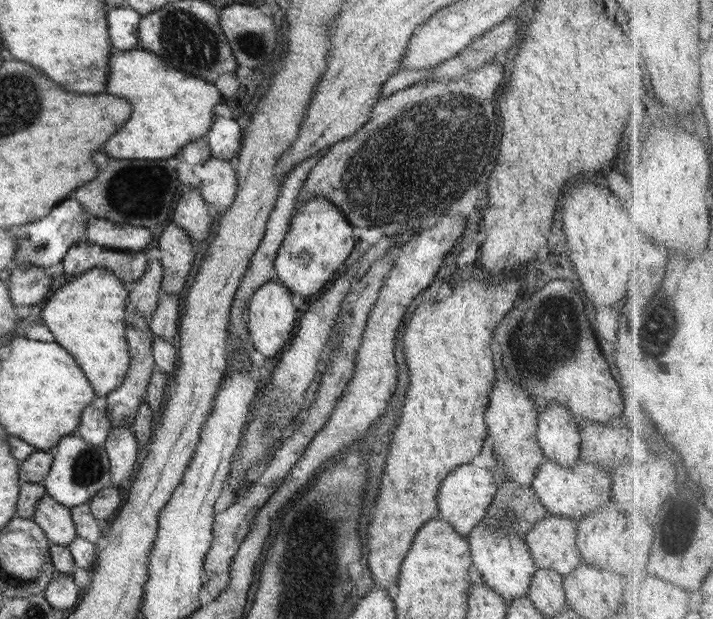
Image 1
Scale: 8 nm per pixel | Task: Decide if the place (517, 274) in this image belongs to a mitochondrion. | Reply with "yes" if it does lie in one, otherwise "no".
no

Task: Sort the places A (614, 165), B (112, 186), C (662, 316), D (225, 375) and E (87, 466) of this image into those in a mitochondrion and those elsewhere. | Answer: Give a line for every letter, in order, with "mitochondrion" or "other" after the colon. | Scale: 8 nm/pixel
A: other
B: mitochondrion
C: mitochondrion
D: other
E: mitochondrion

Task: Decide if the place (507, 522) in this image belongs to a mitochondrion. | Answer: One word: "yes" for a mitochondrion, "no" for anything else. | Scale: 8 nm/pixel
yes

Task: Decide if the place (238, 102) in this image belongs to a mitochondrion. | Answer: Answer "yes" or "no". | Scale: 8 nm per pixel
no

